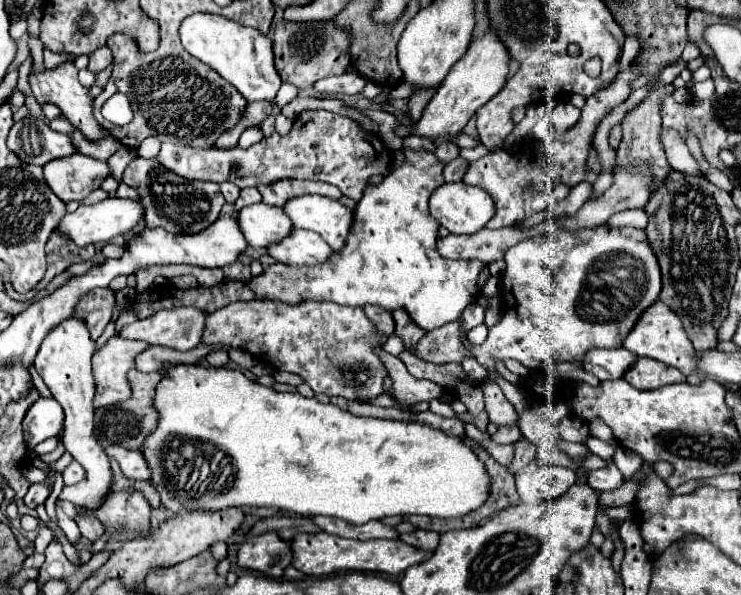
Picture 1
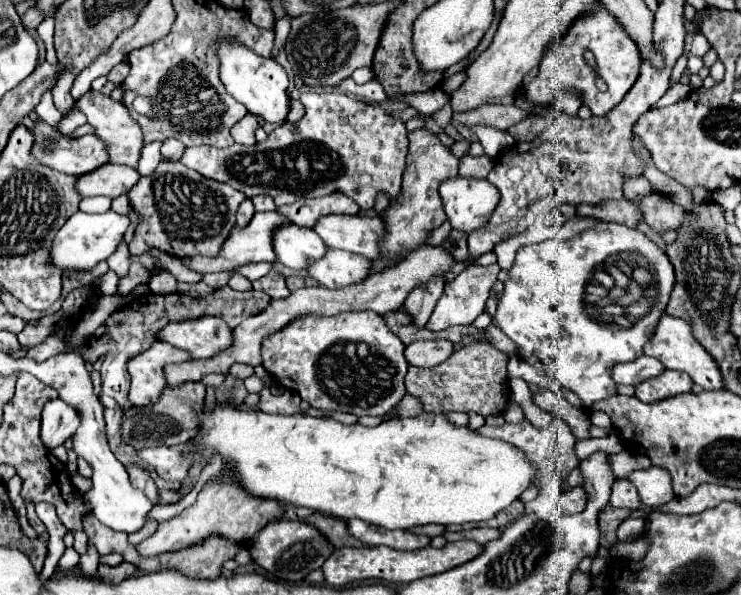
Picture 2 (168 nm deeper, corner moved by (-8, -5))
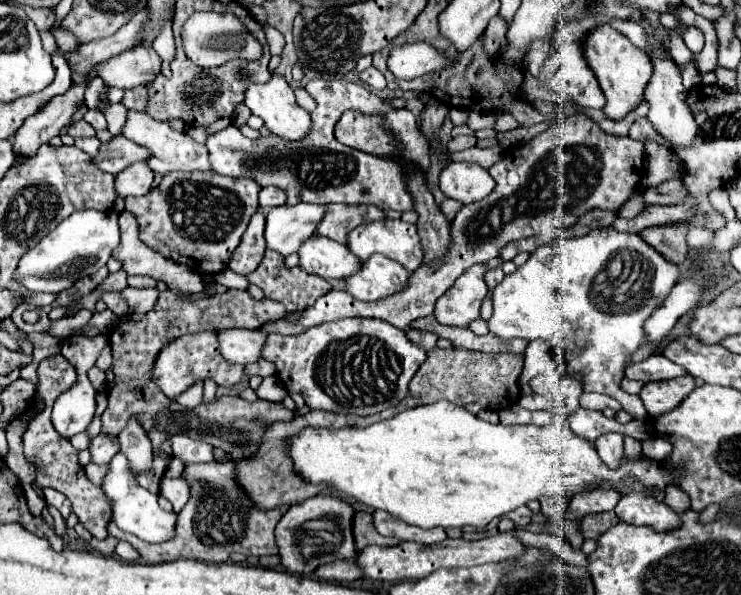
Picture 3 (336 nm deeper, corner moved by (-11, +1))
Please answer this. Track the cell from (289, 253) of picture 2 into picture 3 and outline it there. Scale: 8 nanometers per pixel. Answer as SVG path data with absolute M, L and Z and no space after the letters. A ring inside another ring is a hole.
M319 234L307 238L297 254L301 270L323 278L347 278L359 266L359 258L347 246Z

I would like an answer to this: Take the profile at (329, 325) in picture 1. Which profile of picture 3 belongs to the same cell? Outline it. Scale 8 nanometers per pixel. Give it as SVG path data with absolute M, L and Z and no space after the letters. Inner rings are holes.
M341 318L335 322L317 324L293 336L269 334L267 344L261 352L265 360L275 364L277 378L283 382L283 386L289 392L299 392L309 408L333 414L351 414L353 408L353 414L357 416L377 414L399 404L407 396L407 386L413 374L427 358L427 352L423 348L407 340L405 330L399 330L393 324L379 318Z

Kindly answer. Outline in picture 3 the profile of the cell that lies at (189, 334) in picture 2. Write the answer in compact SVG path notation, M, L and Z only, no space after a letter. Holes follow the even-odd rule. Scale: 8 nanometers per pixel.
M225 328L217 332L217 344L221 356L231 364L251 364L261 358L261 346L265 334L261 330L247 328Z

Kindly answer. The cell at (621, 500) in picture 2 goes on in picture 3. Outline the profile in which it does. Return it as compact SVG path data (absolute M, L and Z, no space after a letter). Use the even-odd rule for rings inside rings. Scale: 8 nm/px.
M629 492L621 496L615 514L633 526L653 526L655 530L671 530L679 526L679 516L667 504L647 496L645 492Z

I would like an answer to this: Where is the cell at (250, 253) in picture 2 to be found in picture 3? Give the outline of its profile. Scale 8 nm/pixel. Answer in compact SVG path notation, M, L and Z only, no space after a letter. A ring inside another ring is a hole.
M283 204L271 208L265 224L265 248L275 250L281 256L297 252L299 244L315 234L315 224L321 216L323 206L319 204Z

